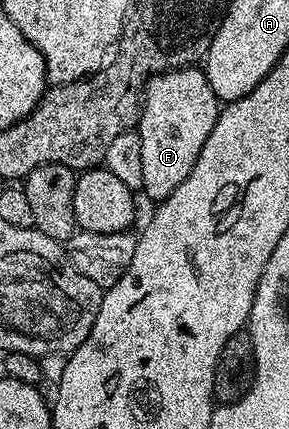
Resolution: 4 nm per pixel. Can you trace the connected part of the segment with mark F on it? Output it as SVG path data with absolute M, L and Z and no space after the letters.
M194 65L180 66L178 70L165 70L161 74L152 74L147 79L143 91L141 113L137 123L137 133L141 140L141 176L143 177L142 193L158 204L169 197L193 172L193 164L197 164L197 156L201 156L201 148L205 148L205 140L209 140L209 132L213 132L213 124L217 124L221 103L213 92L206 73Z

